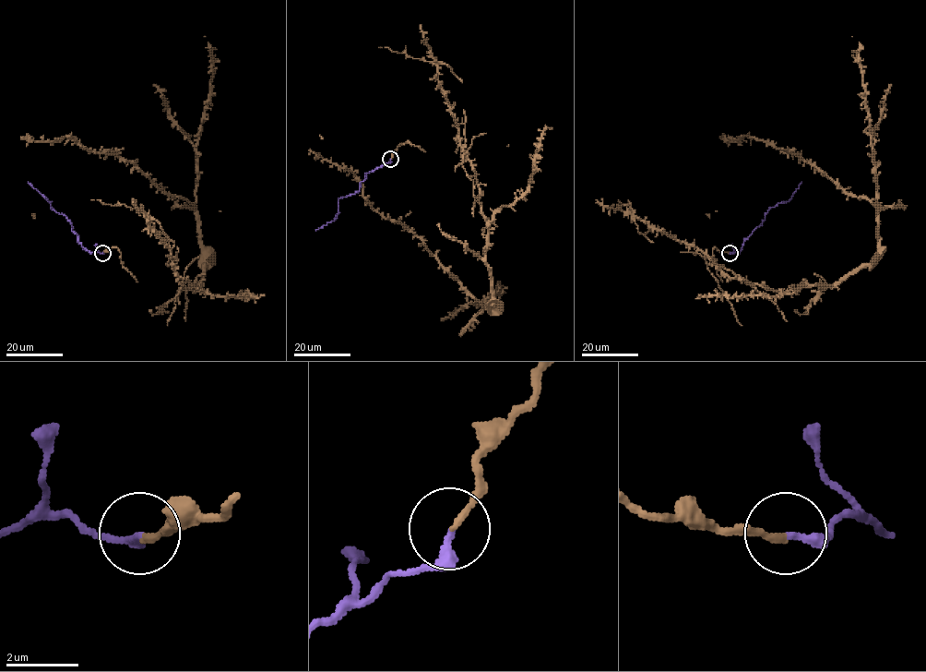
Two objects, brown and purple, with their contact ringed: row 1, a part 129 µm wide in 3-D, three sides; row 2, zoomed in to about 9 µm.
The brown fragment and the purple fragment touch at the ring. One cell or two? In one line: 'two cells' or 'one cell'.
one cell

